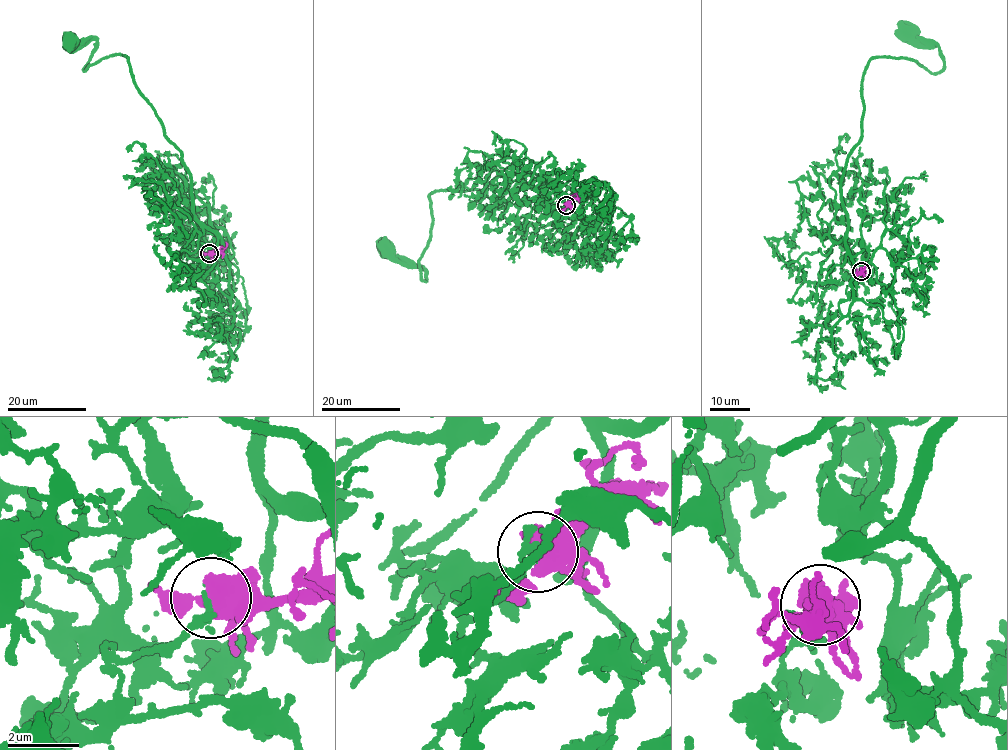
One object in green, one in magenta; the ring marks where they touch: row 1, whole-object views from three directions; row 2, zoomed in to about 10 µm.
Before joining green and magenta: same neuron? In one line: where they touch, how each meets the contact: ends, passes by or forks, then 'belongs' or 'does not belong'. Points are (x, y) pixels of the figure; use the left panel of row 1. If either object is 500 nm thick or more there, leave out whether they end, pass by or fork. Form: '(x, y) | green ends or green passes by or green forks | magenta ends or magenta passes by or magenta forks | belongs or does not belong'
(209, 253) | green passes by | magenta forks | belongs

